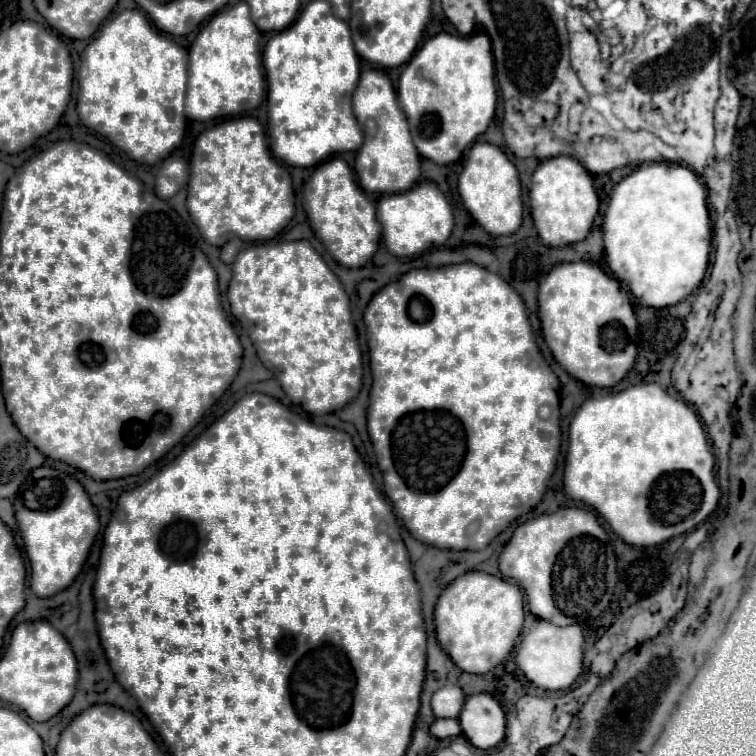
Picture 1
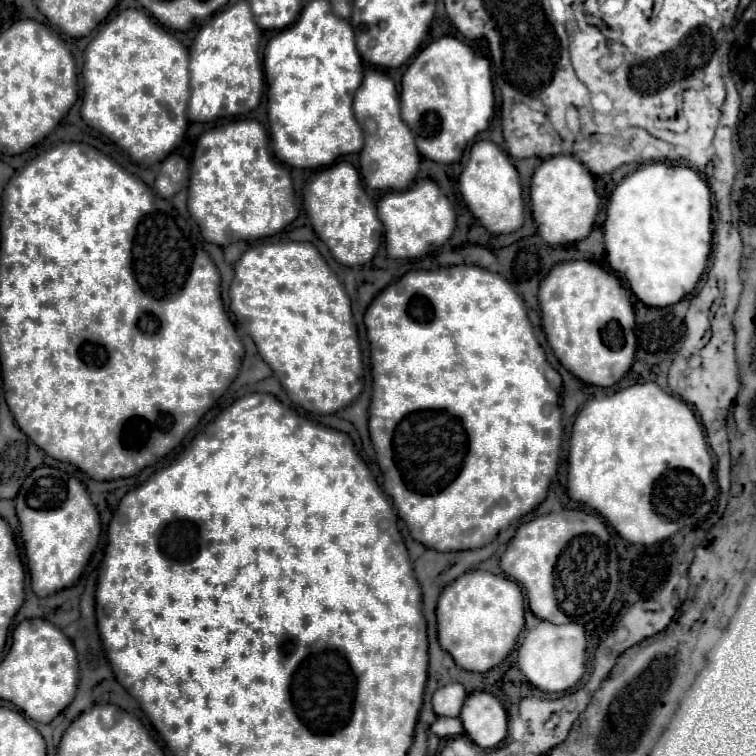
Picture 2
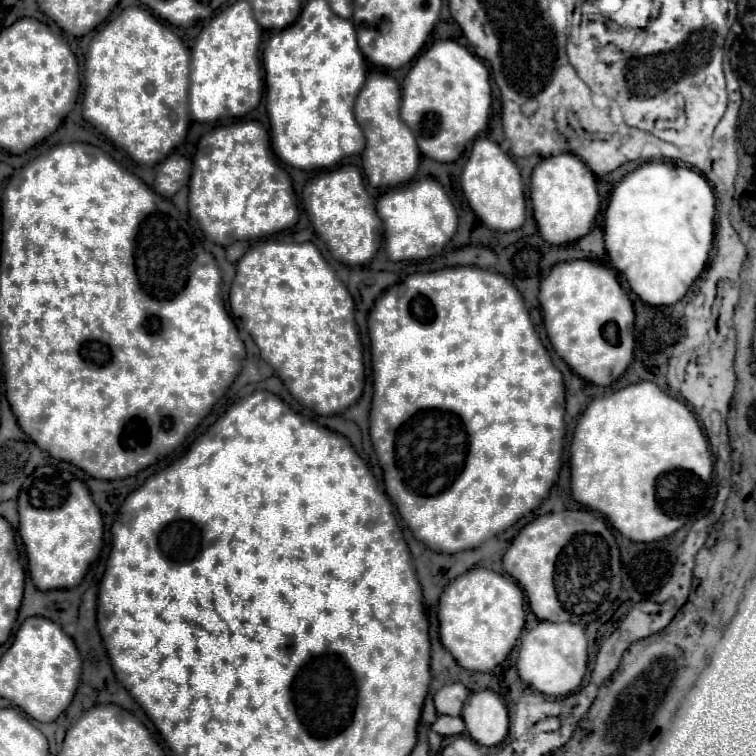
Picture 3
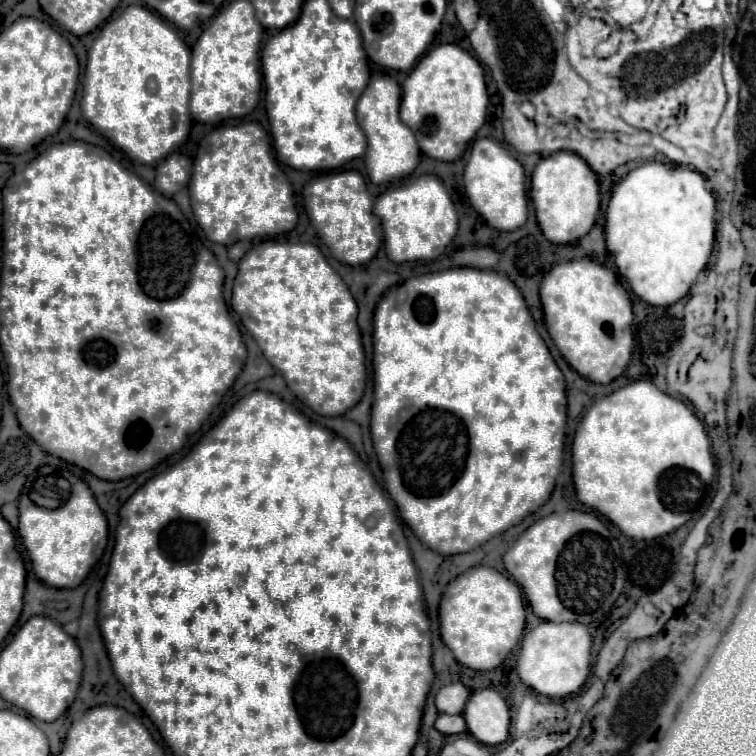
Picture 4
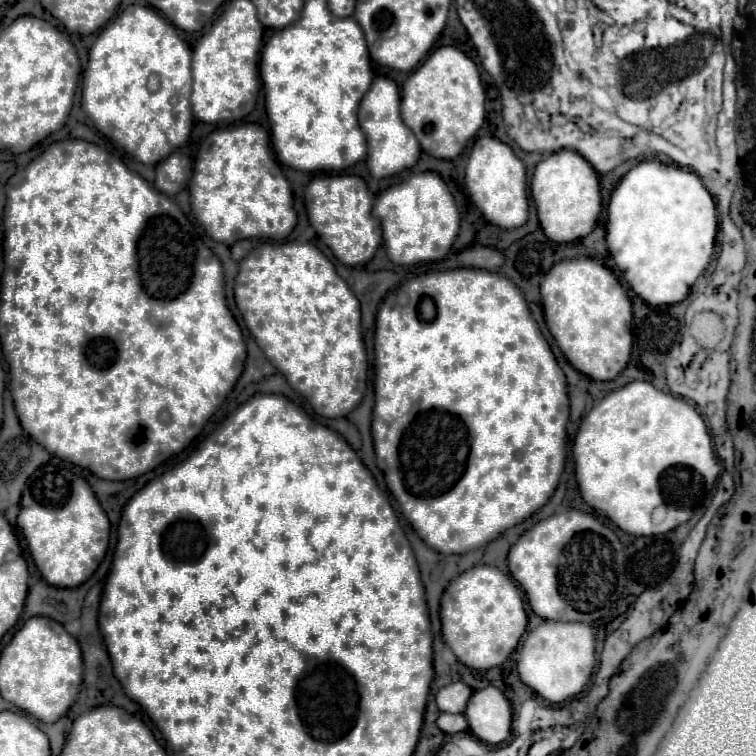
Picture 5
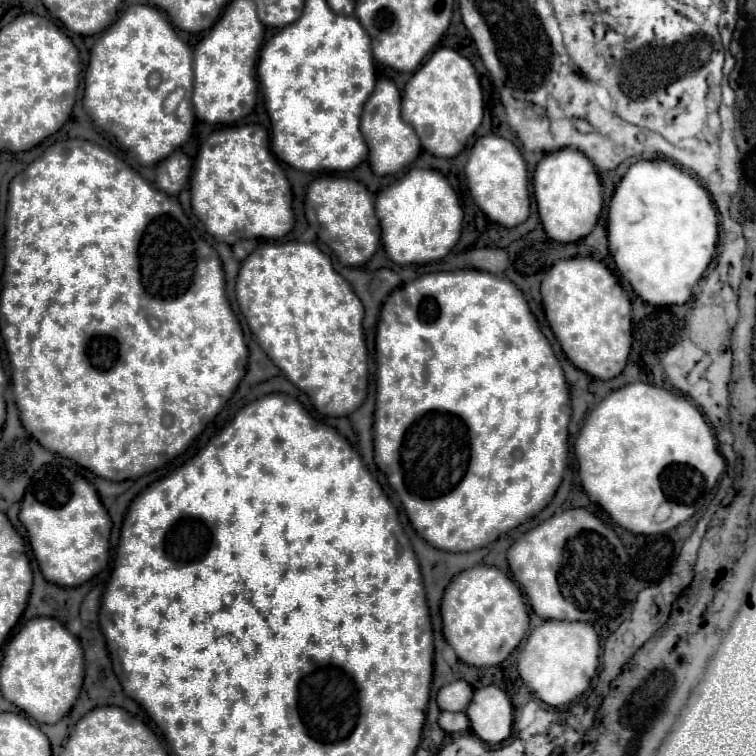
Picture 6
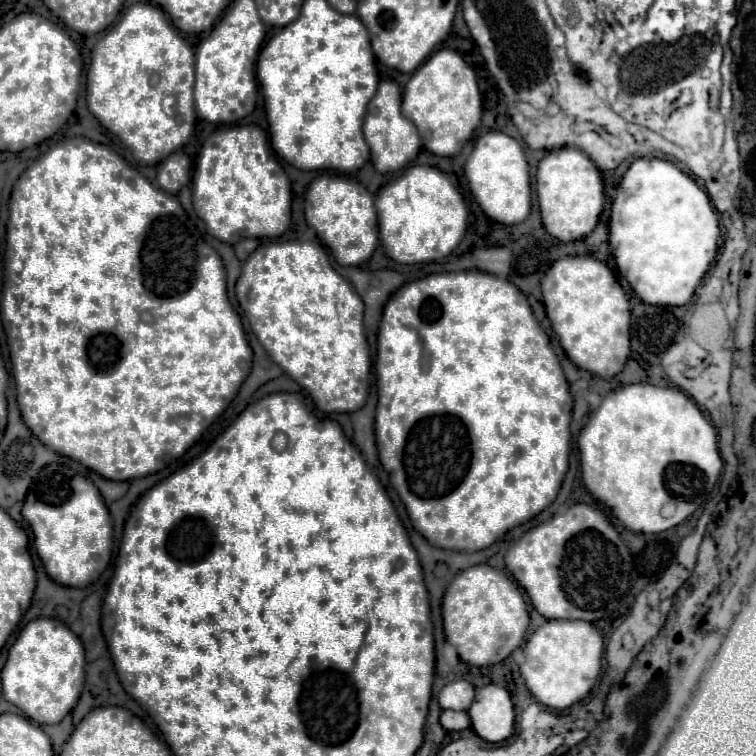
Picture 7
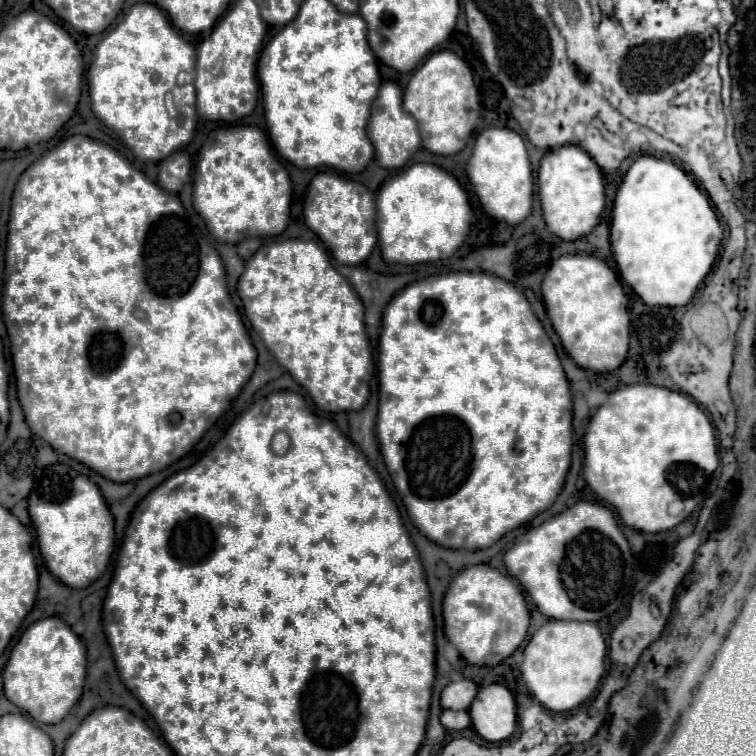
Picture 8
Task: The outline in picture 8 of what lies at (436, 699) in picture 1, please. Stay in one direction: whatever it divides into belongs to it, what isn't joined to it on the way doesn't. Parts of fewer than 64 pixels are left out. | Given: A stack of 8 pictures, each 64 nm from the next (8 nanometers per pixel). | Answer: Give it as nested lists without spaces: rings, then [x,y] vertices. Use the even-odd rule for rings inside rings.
[[[472,680],[450,682],[440,694],[440,704],[442,708],[450,708],[450,710],[468,710],[472,700],[476,698],[476,690],[478,688]]]

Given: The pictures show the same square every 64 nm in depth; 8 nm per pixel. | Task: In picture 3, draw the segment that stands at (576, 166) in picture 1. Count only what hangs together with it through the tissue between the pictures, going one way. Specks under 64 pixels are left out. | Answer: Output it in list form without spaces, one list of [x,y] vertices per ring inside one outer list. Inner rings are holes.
[[[574,154],[544,158],[532,172],[530,200],[542,238],[550,244],[570,244],[584,238],[600,210],[600,196],[592,170]]]

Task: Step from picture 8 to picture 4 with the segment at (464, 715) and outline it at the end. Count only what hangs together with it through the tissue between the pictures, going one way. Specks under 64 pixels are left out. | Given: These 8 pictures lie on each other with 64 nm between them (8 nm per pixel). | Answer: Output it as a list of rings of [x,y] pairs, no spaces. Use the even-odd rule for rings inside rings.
[[[440,714],[434,728],[446,736],[452,734],[464,734],[466,732],[466,724],[462,716],[448,716],[448,714]]]

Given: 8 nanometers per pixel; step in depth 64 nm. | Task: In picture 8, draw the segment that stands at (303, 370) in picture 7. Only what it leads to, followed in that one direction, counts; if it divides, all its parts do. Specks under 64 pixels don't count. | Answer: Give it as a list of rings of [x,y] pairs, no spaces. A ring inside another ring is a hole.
[[[290,238],[262,246],[246,262],[238,296],[266,348],[310,392],[320,410],[346,412],[366,404],[374,365],[364,330],[364,304],[350,282],[332,268],[322,244]]]

